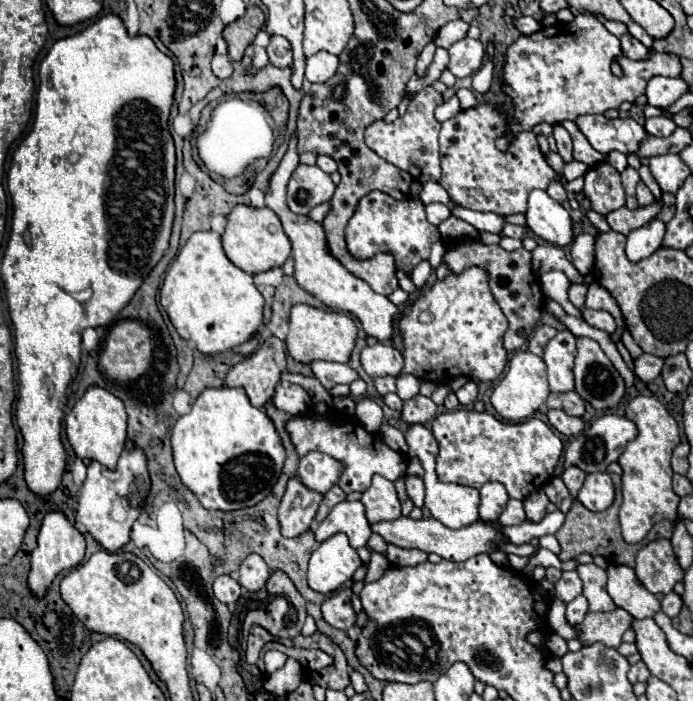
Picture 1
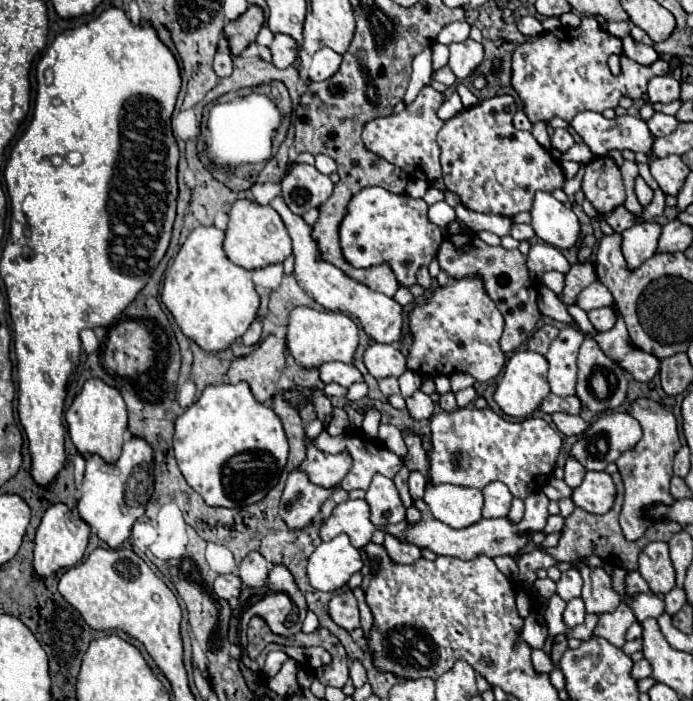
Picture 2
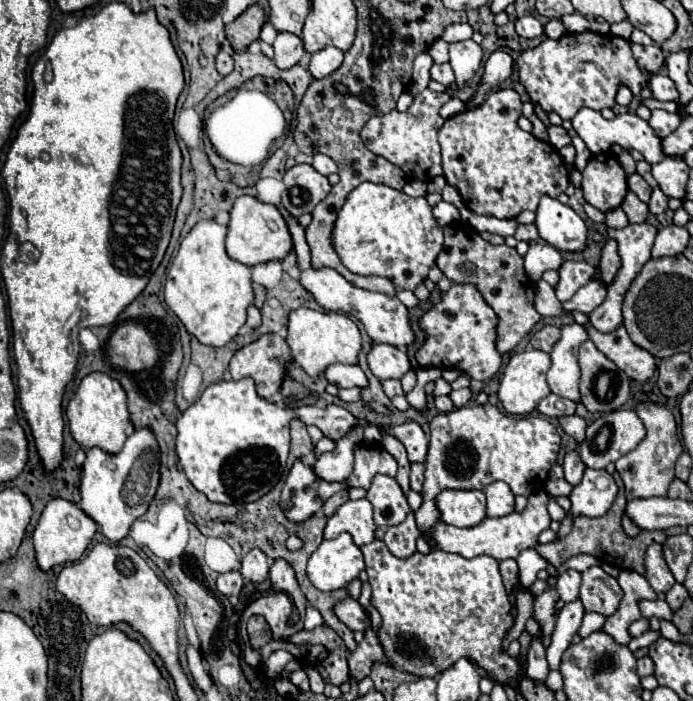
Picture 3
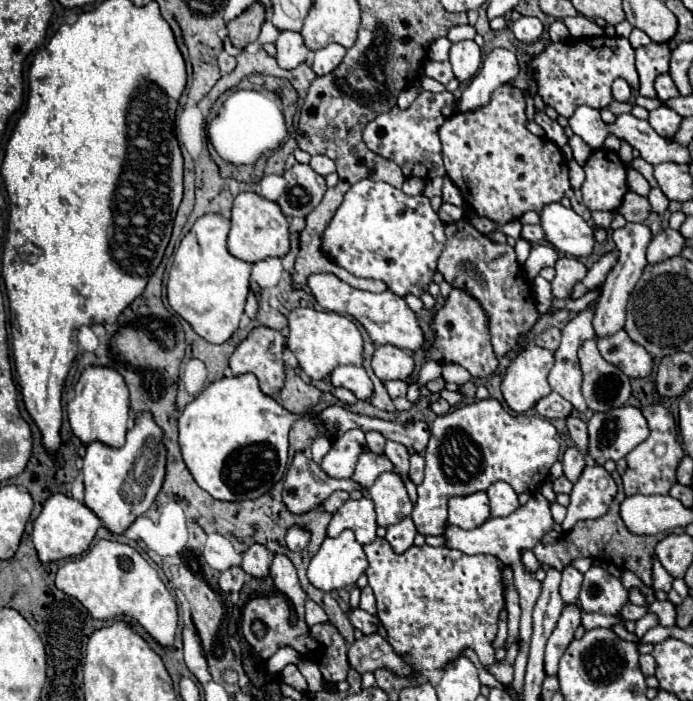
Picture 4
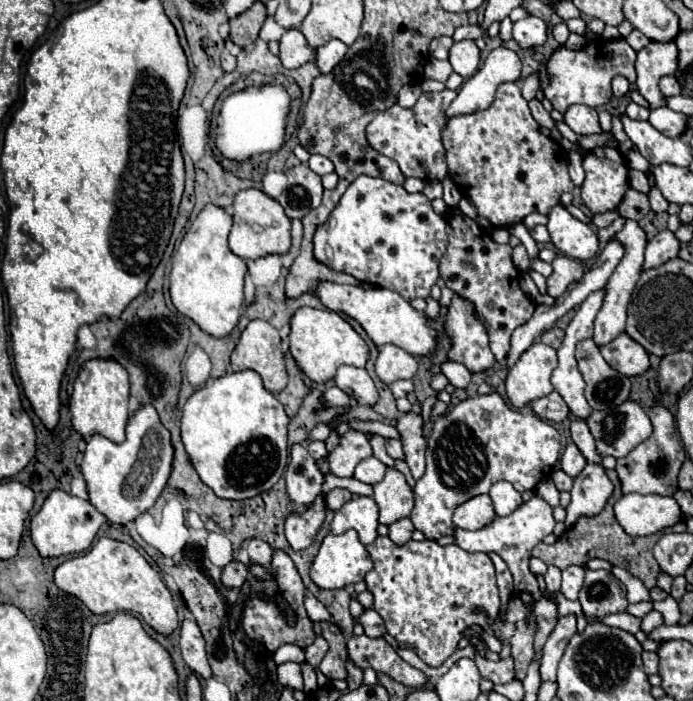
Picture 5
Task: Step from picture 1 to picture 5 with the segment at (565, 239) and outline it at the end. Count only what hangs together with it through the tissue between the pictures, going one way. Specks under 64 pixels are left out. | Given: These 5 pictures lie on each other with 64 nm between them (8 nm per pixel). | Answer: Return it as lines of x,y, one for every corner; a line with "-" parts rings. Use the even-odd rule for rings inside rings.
556,206
548,214
548,232
552,236
552,244
566,256
574,260
590,260
598,252
598,236
596,232
576,220
566,208

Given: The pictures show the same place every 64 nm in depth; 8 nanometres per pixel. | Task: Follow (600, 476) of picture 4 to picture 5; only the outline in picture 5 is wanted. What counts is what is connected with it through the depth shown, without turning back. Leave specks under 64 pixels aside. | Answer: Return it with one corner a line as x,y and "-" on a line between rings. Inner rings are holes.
586,464
574,478
574,488
570,490
572,502
566,508
566,528
570,528
580,516
596,516
604,508
612,490
614,486
608,480
602,464

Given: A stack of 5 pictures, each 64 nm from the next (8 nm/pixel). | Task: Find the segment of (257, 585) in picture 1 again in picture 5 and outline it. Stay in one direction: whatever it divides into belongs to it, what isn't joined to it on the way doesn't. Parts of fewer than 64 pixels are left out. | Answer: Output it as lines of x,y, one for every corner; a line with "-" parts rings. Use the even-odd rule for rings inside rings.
250,540
246,544
246,550
248,550
248,556
250,556
250,564
262,564
262,566
270,566
270,560
272,560
272,554
274,550
270,548
270,544
266,544
264,540

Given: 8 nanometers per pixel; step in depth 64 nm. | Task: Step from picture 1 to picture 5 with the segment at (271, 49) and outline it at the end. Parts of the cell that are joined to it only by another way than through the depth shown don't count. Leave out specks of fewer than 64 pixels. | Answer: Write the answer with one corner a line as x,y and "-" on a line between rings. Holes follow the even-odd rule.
286,30
286,34
280,38
280,60
284,68
300,68
310,58
316,58
316,50
308,46
304,34
300,30

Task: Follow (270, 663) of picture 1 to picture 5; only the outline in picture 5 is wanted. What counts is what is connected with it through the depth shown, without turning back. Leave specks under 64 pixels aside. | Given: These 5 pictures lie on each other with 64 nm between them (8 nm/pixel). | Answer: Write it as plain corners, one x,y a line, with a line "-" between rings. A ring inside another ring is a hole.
284,644
284,646
280,646
280,648
274,652
274,660
276,660
276,664
288,662
288,660
302,664
306,658
304,658
304,650
298,648
296,644

